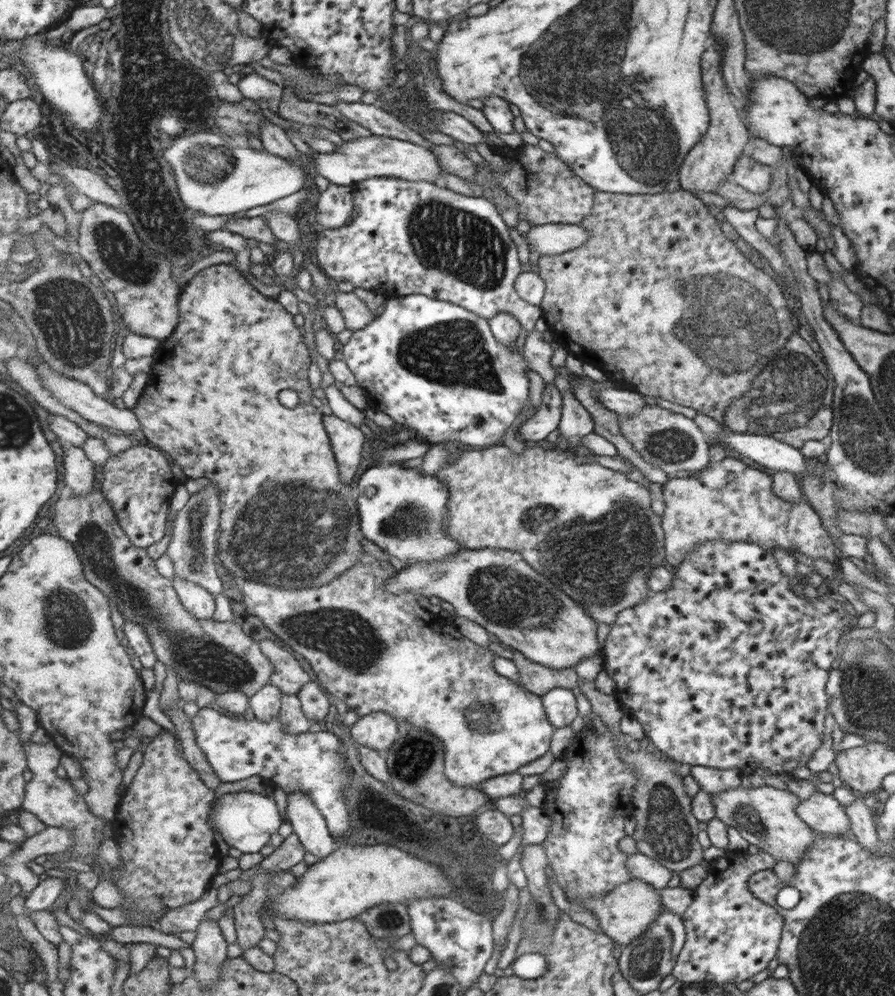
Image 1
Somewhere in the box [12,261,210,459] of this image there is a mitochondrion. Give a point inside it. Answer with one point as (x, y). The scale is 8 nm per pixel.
(69, 317)

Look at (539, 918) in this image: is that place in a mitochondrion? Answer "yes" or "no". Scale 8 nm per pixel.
yes

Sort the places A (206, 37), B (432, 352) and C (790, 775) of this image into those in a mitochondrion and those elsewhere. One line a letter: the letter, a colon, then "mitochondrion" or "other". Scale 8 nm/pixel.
A: mitochondrion
B: mitochondrion
C: other

